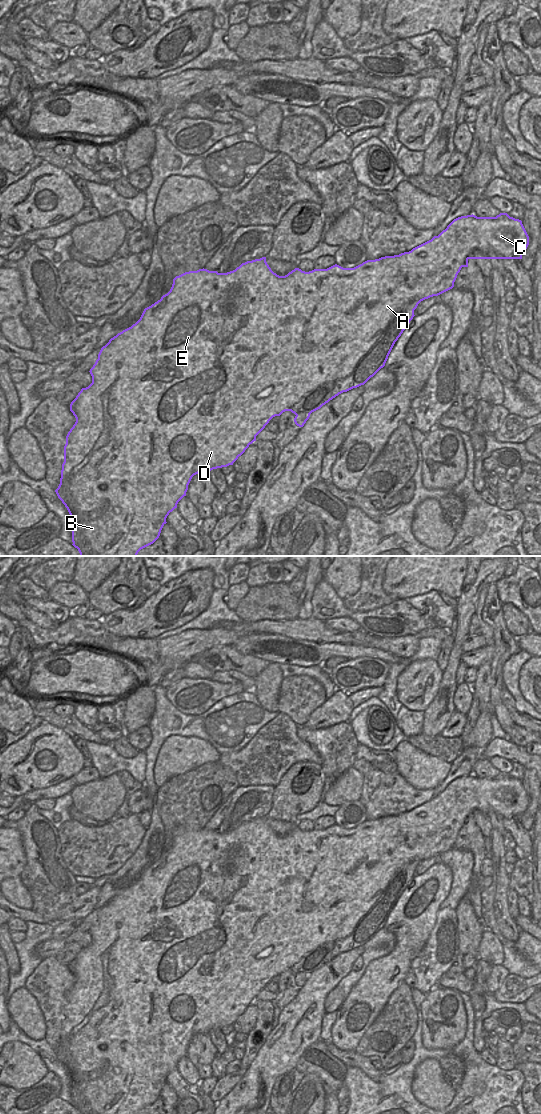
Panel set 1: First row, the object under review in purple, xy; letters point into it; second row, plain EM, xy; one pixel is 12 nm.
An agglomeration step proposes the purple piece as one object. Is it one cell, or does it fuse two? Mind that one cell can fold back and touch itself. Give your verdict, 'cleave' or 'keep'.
keep

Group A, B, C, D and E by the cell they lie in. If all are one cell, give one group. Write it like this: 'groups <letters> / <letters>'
groups A B C D E

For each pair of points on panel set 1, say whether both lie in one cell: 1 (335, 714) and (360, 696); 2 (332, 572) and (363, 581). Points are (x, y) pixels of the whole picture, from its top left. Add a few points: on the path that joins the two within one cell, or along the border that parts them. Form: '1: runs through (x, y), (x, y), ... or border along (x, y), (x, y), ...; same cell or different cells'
1: runs through (341, 708), (346, 703), (354, 700); same cell
2: runs through (340, 574), (355, 575); same cell

